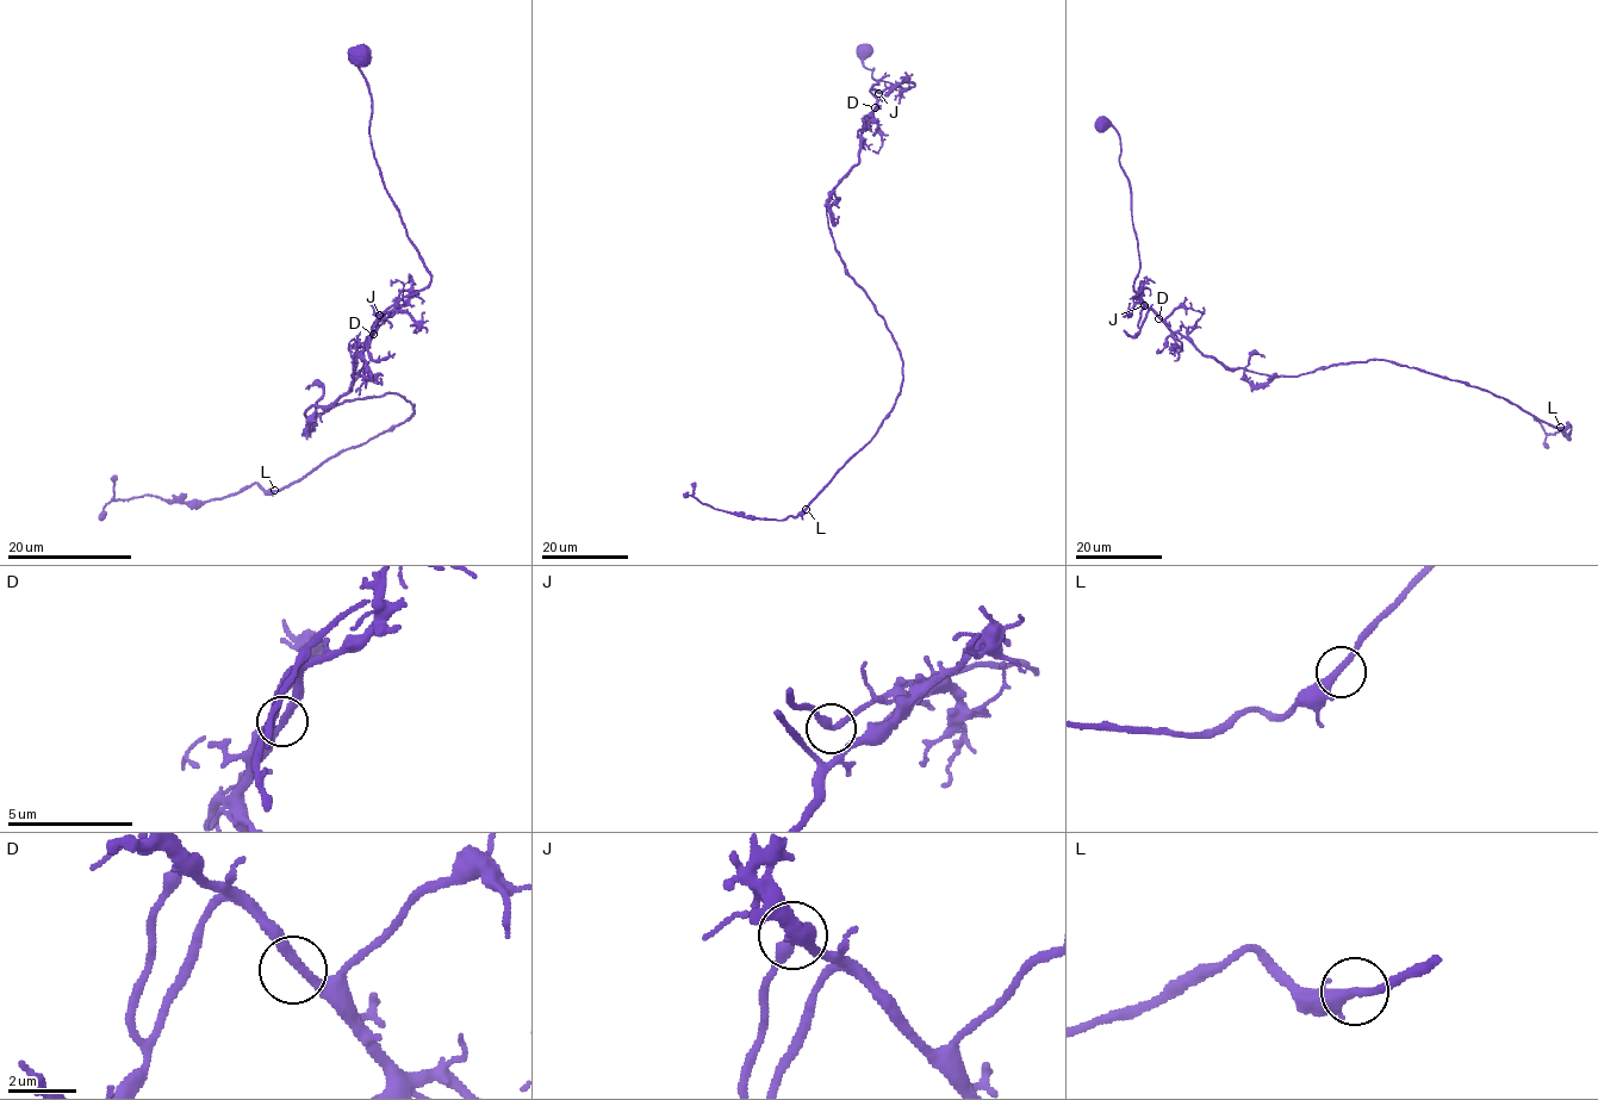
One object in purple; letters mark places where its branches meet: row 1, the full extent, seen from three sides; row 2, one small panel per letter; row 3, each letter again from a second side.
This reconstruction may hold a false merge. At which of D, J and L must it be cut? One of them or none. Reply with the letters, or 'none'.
none

